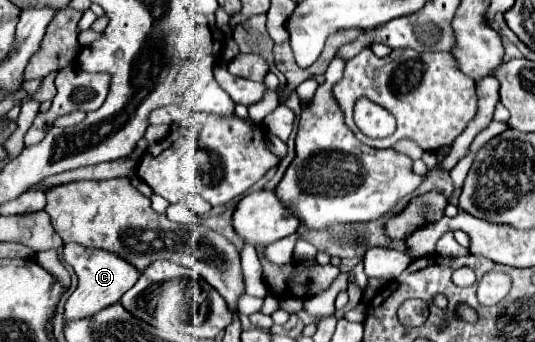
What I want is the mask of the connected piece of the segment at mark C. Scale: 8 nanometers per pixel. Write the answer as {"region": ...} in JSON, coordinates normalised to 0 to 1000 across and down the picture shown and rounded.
{"region":[[[118,711],[118,763],[129,769],[148,810],[144,845],[121,886],[121,944],[174,927],[174,915],[185,915],[189,904],[219,886],[230,857],[245,845],[249,827],[260,816],[260,792],[249,787],[249,775],[241,775],[226,751],[215,751],[215,740],[163,728],[144,711]]]}

